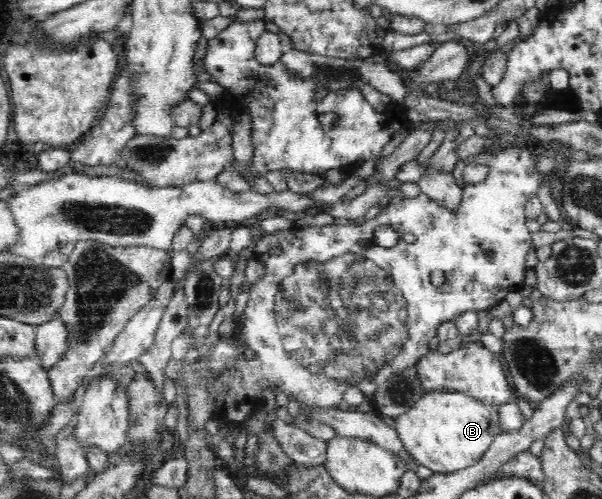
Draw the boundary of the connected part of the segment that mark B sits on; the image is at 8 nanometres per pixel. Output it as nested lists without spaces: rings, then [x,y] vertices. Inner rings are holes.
[[[431,390],[396,420],[405,448],[421,466],[433,473],[452,473],[471,467],[502,432],[498,407],[463,392]]]

